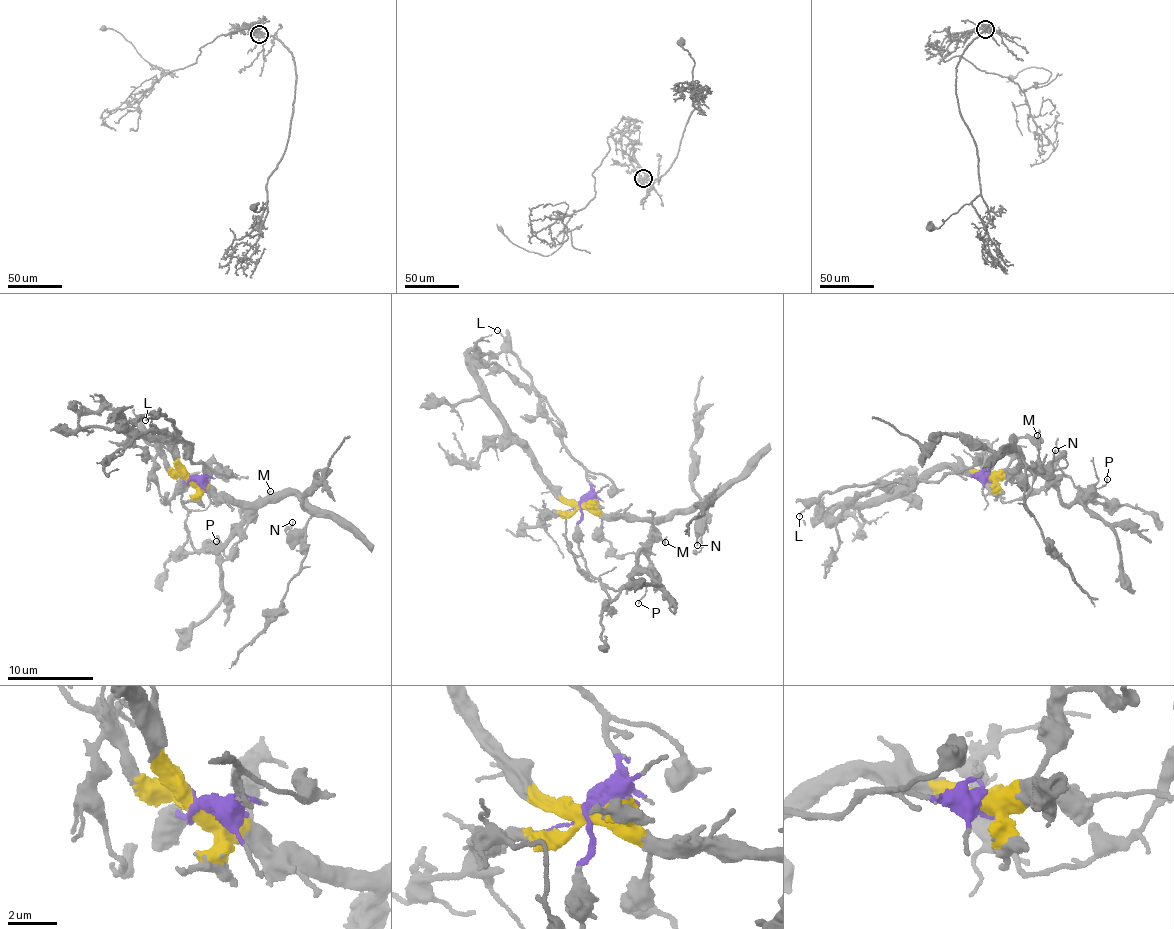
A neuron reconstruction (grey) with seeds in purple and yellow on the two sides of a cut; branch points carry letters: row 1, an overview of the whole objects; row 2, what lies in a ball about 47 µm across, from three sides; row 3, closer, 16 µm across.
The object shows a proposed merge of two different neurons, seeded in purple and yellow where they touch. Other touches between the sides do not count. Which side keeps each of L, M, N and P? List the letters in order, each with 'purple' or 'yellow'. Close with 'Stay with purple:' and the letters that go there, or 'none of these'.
L: purple
M: yellow
N: yellow
P: yellow
Stay with purple: L

